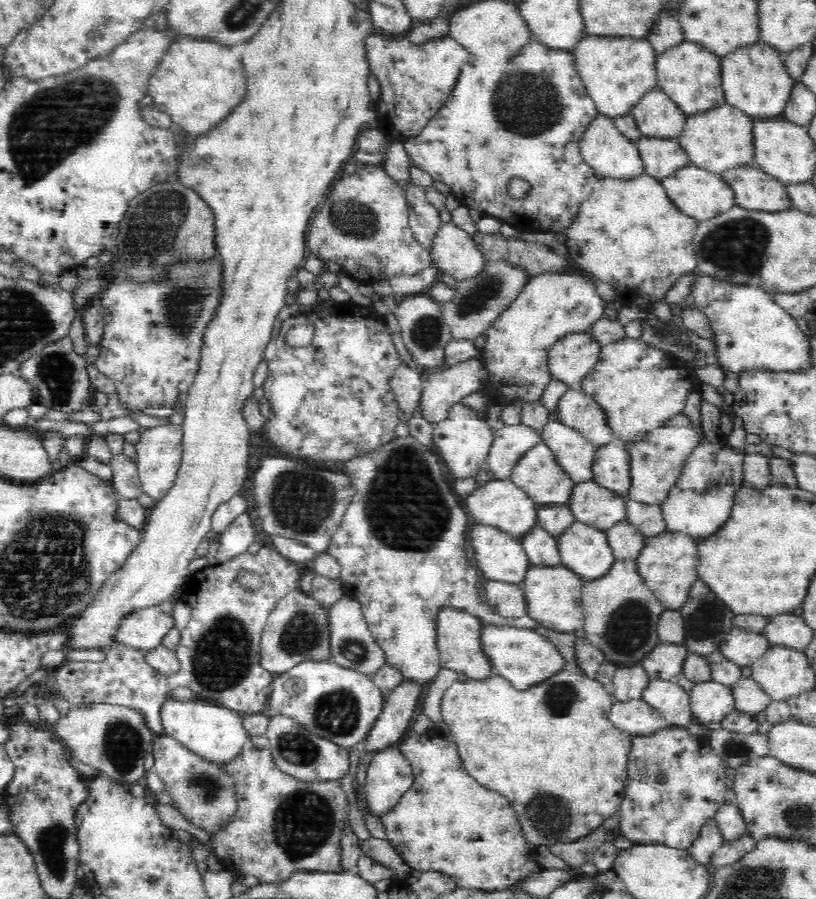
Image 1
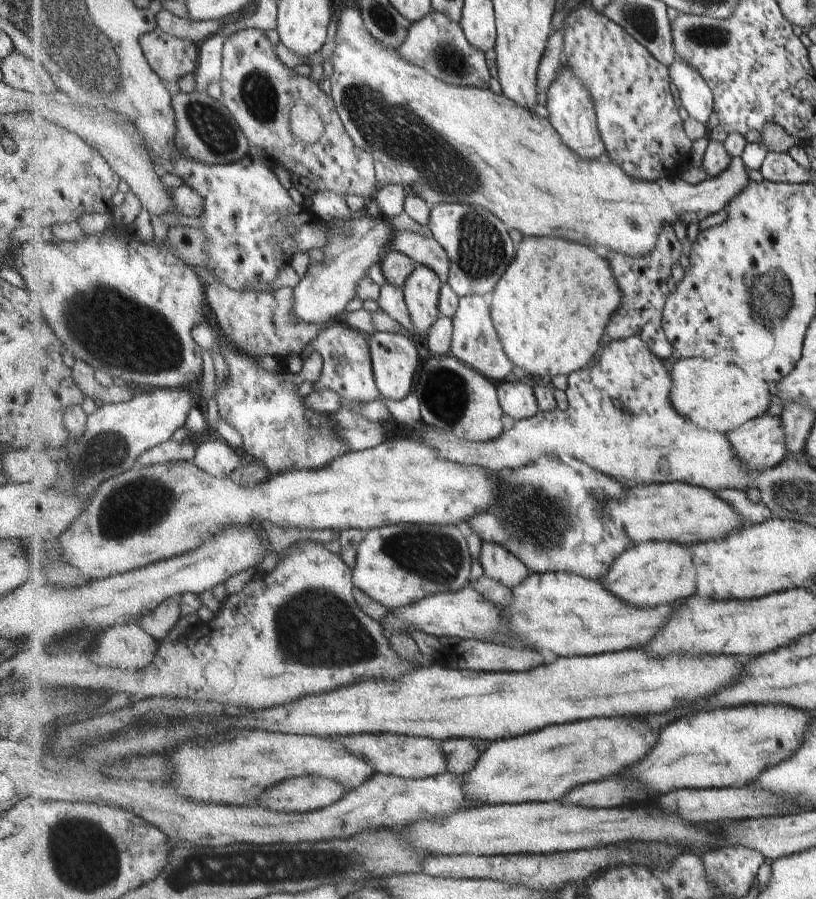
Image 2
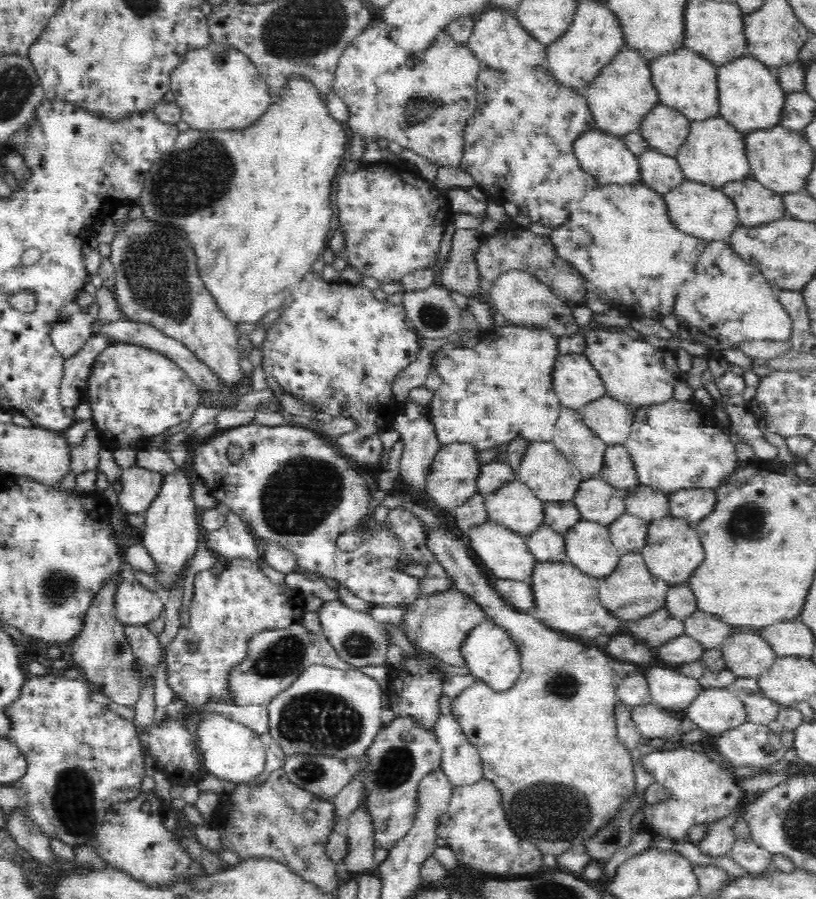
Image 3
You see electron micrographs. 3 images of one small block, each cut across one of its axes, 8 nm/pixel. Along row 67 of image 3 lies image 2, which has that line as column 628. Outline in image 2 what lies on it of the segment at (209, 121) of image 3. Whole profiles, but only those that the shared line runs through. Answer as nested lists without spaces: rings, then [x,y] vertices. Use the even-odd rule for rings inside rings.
[[[349,7],[341,14],[341,18],[337,22],[335,43],[336,47],[331,55],[332,62],[334,63],[334,73],[330,78],[330,93],[338,106],[341,120],[349,131],[351,138],[354,138],[354,142],[359,147],[362,147],[363,150],[370,151],[374,155],[376,174],[380,187],[399,185],[401,178],[399,178],[399,172],[395,172],[395,166],[393,166],[395,160],[399,160],[403,164],[411,164],[411,166],[415,166],[421,172],[421,178],[417,182],[427,182],[433,190],[449,194],[447,200],[451,200],[451,203],[481,204],[481,206],[489,208],[491,212],[495,212],[499,218],[503,218],[503,222],[507,222],[507,226],[521,230],[525,236],[557,236],[570,241],[583,242],[583,244],[587,244],[591,248],[597,248],[597,251],[603,255],[611,254],[611,252],[621,252],[621,254],[628,254],[633,256],[633,258],[639,258],[639,256],[651,254],[657,248],[659,238],[662,237],[663,229],[666,226],[673,226],[677,220],[685,222],[686,226],[690,223],[698,224],[704,218],[721,212],[721,210],[726,209],[727,204],[739,192],[743,192],[743,188],[752,180],[749,178],[749,172],[747,172],[749,168],[742,156],[733,156],[729,168],[723,174],[711,177],[709,180],[696,185],[685,182],[685,179],[681,176],[672,177],[671,180],[665,178],[653,180],[653,182],[649,182],[649,180],[637,180],[631,178],[618,163],[611,161],[608,157],[599,159],[583,158],[583,156],[579,156],[575,150],[571,150],[571,147],[563,142],[559,131],[553,126],[553,123],[545,113],[531,111],[529,108],[523,107],[514,100],[509,99],[505,94],[495,94],[495,91],[491,89],[483,90],[483,88],[475,88],[475,86],[471,88],[468,86],[447,84],[447,82],[435,78],[435,75],[431,74],[431,71],[423,68],[423,66],[407,62],[407,59],[403,58],[403,55],[399,54],[397,49],[379,42],[379,39],[371,34],[365,20],[363,20],[360,8]]]

